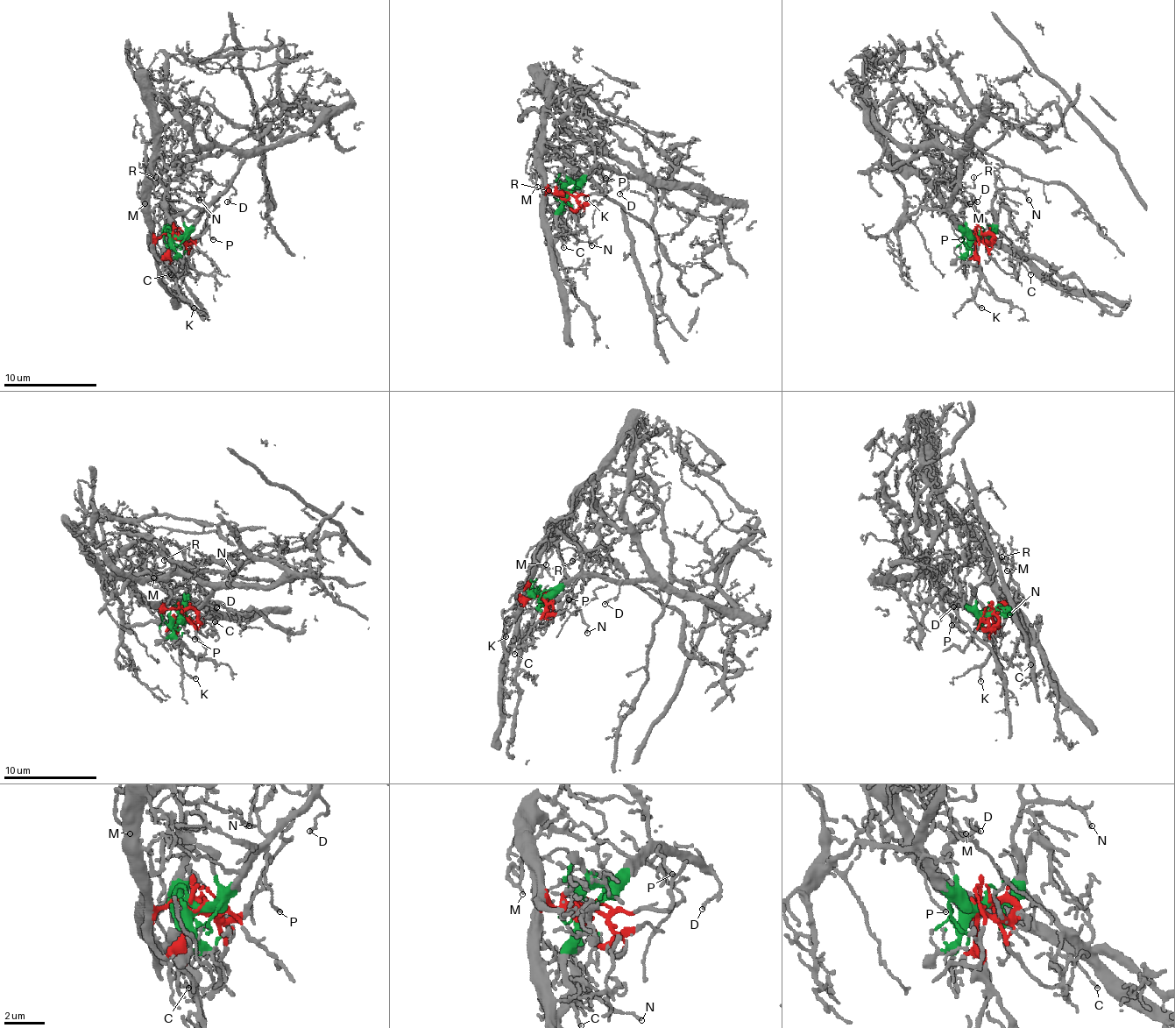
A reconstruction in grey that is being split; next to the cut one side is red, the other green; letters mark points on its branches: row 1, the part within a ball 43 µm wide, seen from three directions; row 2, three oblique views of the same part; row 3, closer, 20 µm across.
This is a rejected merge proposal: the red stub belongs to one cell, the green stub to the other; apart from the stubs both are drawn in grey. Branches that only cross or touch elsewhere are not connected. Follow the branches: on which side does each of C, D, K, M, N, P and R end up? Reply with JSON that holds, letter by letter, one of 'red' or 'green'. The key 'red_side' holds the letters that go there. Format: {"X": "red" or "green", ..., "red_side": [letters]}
{"C": "green", "D": "green", "K": "red", "M": "red", "N": "green", "P": "green", "R": "red", "red_side": ["K", "M", "R"]}

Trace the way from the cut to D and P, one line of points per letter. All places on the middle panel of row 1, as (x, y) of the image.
D: (567, 192), (574, 190), (595, 169), (609, 166), (625, 178), (627, 187), (620, 194)
P: (567, 192), (574, 190), (599, 164), (606, 178)

